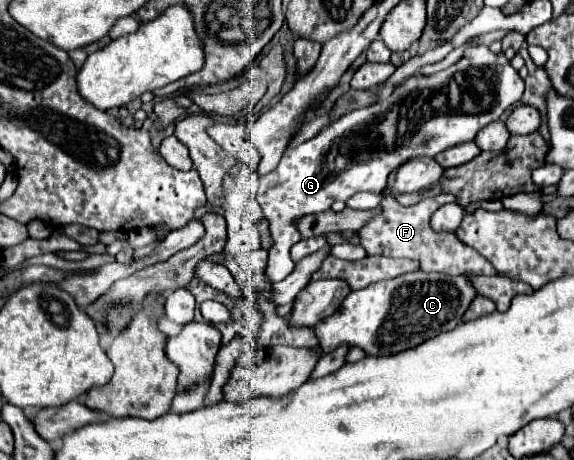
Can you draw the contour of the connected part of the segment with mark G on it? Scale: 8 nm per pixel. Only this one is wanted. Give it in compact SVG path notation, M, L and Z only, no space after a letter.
M469 46L459 62L449 66L447 70L441 70L433 76L421 76L413 74L403 82L399 88L393 90L393 94L385 102L377 102L373 106L353 110L345 116L341 116L337 122L327 126L323 132L319 132L315 138L301 142L297 146L289 146L279 162L279 166L259 178L259 190L257 190L257 202L263 208L263 214L269 222L269 232L273 238L273 248L269 248L269 262L267 262L267 276L271 282L281 282L287 274L291 274L295 262L289 256L289 250L293 244L301 240L301 234L297 230L297 220L313 214L313 212L325 212L331 208L333 202L341 200L347 202L357 192L377 192L381 194L387 186L387 178L393 170L397 170L407 160L419 158L419 156L431 156L435 158L439 152L447 150L449 146L457 146L463 142L475 140L475 134L499 120L499 116L519 102L523 96L523 86L519 86L519 74L511 66L511 62L503 56L503 52L491 52L487 46Z

